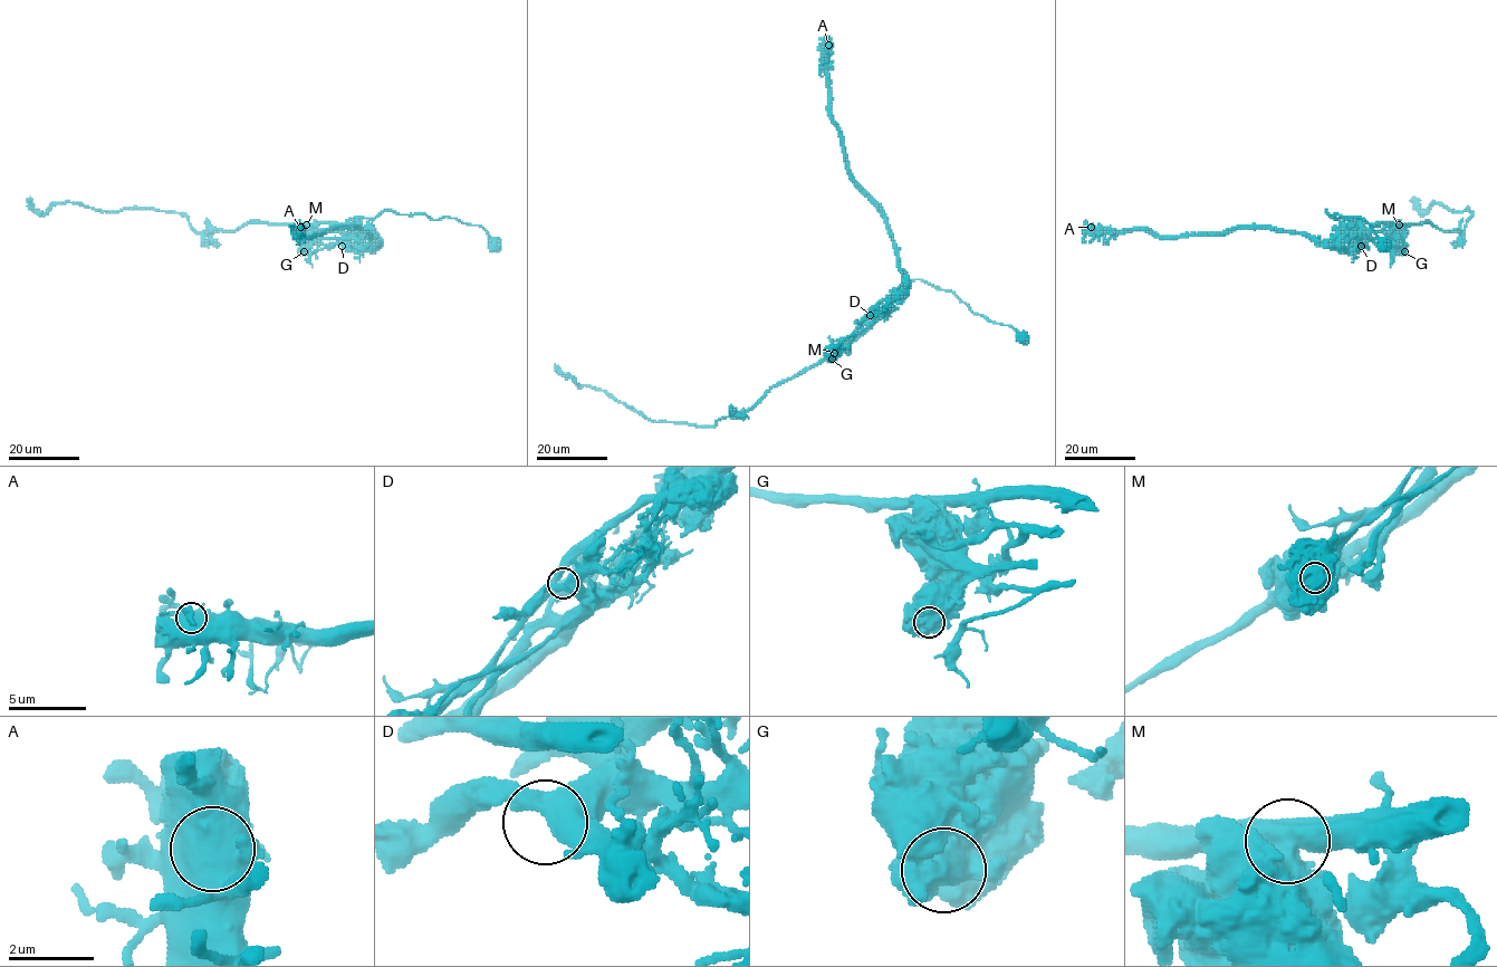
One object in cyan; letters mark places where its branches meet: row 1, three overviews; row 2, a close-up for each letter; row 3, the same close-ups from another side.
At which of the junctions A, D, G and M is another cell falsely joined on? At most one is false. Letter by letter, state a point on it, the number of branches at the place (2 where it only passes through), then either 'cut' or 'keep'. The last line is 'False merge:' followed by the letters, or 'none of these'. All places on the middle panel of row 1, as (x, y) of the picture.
A: (828, 45) | 4 | keep
D: (870, 315) | 3 | keep
G: (832, 358) | 3 | keep
M: (834, 353) | 3 | cut
False merge: M

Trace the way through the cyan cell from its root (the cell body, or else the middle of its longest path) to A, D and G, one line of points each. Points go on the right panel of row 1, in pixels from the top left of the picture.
A: (1385, 243), (1362, 218), (1325, 210), (1352, 218), (1354, 247), (1273, 228), (1161, 237), (1091, 227)
D: (1385, 243), (1362, 218), (1344, 219), (1325, 210), (1335, 218), (1351, 218), (1365, 239), (1361, 246)
G: (1385, 243), (1362, 218), (1344, 219), (1325, 210), (1335, 218), (1391, 223), (1404, 251)

